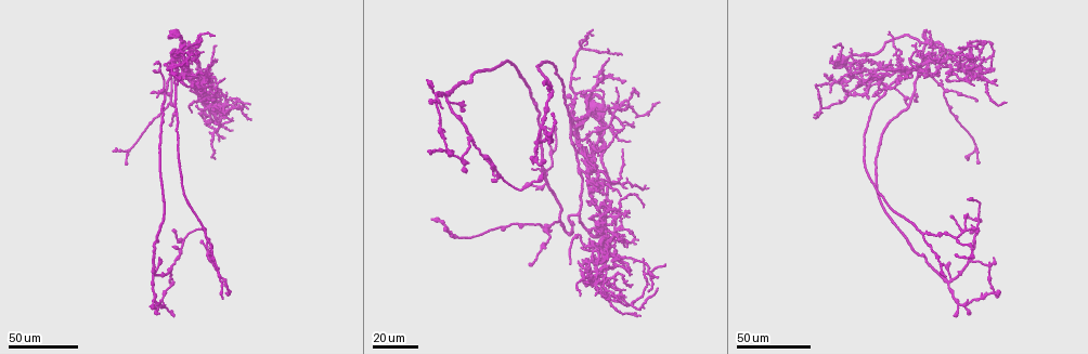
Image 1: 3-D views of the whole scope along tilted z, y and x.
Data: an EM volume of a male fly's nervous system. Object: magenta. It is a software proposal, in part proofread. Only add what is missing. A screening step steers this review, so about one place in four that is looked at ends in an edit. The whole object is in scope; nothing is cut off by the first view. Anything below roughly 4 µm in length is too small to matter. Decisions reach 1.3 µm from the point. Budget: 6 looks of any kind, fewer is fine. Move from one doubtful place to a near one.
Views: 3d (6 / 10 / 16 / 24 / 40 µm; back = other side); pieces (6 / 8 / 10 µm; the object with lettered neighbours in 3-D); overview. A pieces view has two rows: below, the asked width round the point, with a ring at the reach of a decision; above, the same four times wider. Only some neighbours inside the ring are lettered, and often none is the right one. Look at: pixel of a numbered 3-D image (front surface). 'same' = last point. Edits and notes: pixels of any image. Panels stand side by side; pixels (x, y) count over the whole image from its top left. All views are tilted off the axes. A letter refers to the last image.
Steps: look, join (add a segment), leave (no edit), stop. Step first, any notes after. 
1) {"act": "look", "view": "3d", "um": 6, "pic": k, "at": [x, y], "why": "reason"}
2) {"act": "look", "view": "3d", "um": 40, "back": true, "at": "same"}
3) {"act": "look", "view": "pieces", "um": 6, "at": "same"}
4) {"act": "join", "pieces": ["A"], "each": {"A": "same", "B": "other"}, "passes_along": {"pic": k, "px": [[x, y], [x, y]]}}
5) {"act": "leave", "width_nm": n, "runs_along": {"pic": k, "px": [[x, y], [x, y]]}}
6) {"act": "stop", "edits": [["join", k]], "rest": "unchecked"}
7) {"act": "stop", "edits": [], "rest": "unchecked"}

{"act": "look", "view": "3d", "um": 40, "pic": 1, "at": [852, 48], "why": "long arm stops here"}

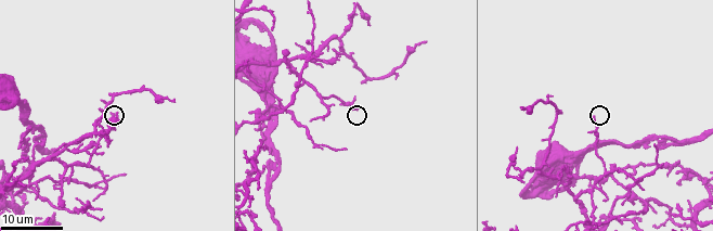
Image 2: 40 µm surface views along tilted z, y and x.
{"act": "look", "view": "pieces", "um": 8, "pic": 2, "at": [592, 118]}

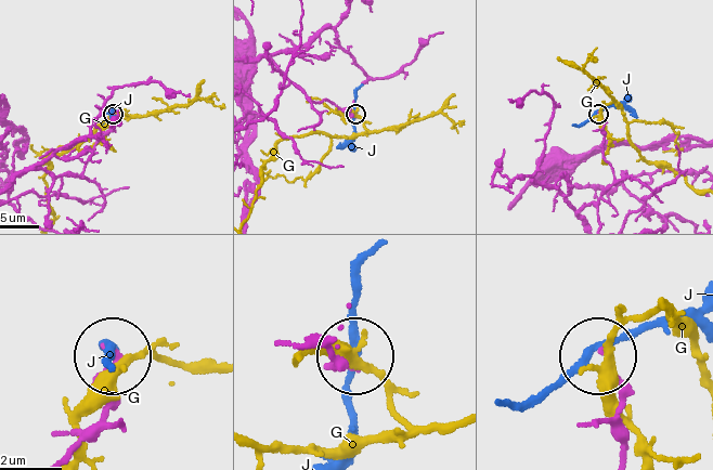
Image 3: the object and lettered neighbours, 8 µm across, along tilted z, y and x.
{"act": "leave", "width_nm": 170, "each": {"G": "other", "J": "other"}, "runs_along": {"pic": 3, "px": [[579, 217], [613, 182], [603, 155], [605, 122], [599, 114]]}, "found": "no lettered segment goes on from it"}

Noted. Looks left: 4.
{"act": "look", "view": "3d", "um": 24, "pic": 1, "at": [186, 46], "why": "an open end"}

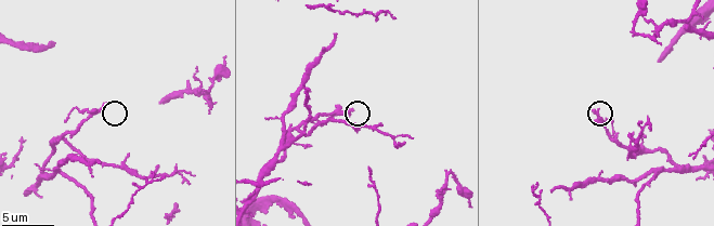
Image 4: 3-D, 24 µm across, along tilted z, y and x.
{"act": "look", "view": "pieces", "um": 8, "pic": 4, "at": [349, 110], "why": "what lies round it"}

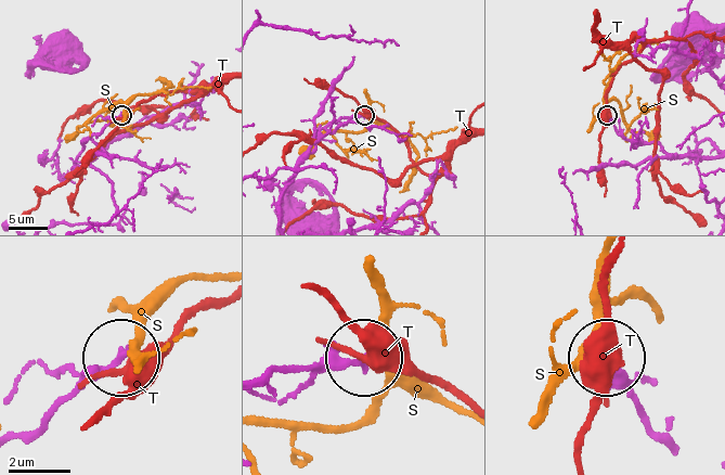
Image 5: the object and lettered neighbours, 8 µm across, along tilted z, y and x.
{"act": "leave", "width_nm": 220, "each": {"S": "other", "T": "other"}, "runs_along": {"pic": 5, "px": [[263, 380], [364, 354]]}, "found": "no lettered segment goes on from it"}

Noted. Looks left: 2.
{"act": "look", "view": "3d", "um": 40, "pic": 1, "at": [899, 51], "why": "branch stops here"}

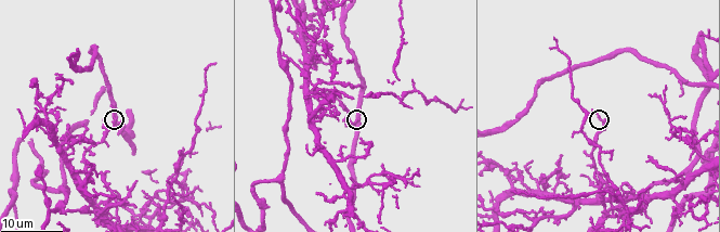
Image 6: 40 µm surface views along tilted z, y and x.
{"act": "look", "view": "pieces", "um": 8, "pic": 6, "at": [347, 125], "why": "what lies round it"}

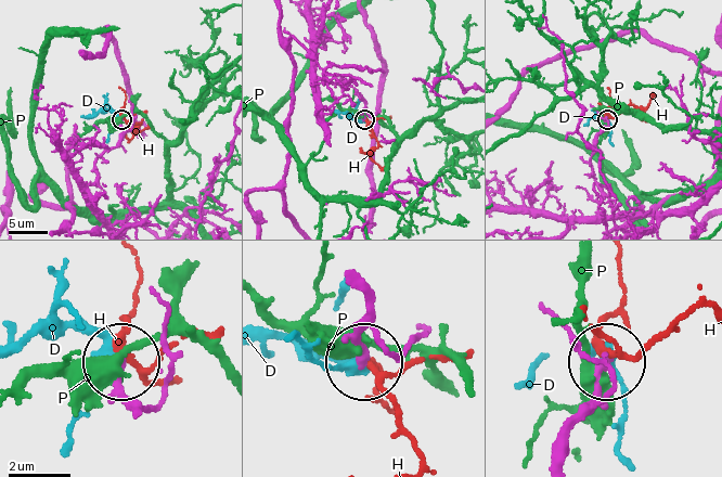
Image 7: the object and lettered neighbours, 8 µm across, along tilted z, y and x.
{"act": "leave", "each": {"D": "other", "H": "other", "P": "other"}, "runs_along": {"pic": 7, "px": [[357, 283], [368, 308], [359, 339], [365, 357]]}, "found": "no lettered segment goes on from it"}

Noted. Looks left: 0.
{"act": "stop", "edits": [], "rest": "unchecked"}

